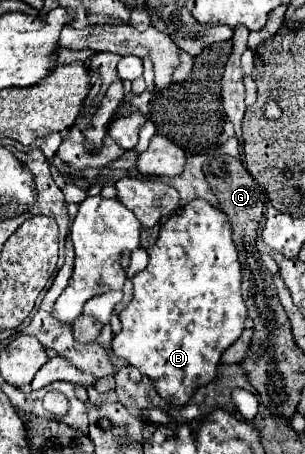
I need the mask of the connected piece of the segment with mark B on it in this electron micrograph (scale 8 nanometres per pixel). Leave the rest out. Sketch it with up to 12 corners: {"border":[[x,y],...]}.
{"border":[[192,200],[132,276],[112,350],[186,404],[246,320],[222,210]]}

